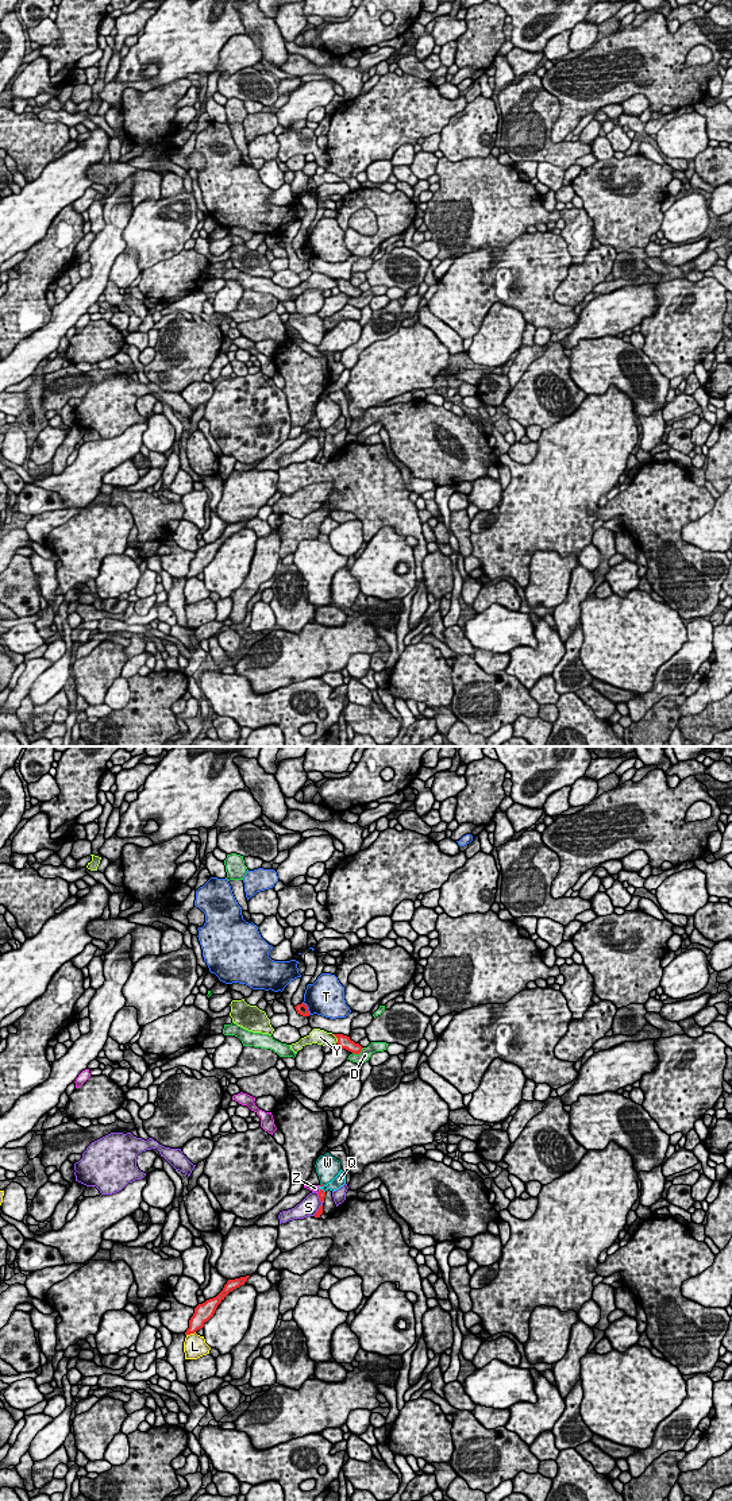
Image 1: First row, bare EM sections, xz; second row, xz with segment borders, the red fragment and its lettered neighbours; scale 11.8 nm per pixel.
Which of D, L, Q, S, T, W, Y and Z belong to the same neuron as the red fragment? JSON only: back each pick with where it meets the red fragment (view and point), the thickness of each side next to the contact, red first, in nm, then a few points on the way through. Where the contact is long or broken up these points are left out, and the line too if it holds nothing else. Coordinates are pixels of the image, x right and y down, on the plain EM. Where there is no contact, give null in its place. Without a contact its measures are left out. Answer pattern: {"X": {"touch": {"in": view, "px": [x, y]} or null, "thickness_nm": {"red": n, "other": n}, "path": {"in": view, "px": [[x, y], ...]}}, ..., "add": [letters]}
{"add": []}

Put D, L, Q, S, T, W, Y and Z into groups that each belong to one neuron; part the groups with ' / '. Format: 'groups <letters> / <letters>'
groups D / L / Q Z / S / T / W / Y

